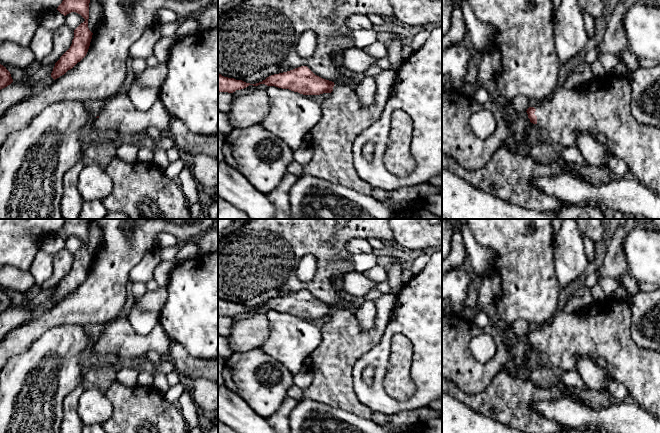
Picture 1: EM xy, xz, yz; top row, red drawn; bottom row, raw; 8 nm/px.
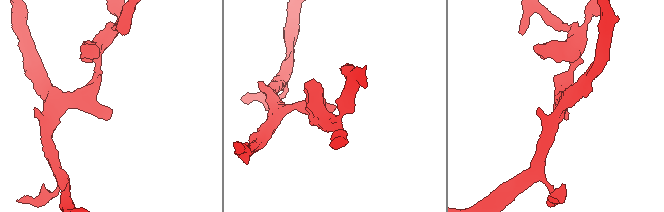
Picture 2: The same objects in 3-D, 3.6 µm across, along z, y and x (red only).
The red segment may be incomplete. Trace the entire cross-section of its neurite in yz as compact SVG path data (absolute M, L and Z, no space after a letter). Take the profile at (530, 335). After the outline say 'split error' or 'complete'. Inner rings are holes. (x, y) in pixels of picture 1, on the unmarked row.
M614 299L595 302L588 311L582 313L568 313L564 310L556 312L549 321L527 333L529 349L539 354L546 354L552 372L576 371L577 361L582 357L590 356L595 364L607 371L610 378L626 386L634 402L660 420L660 352L639 347L634 342L631 337L631 317L628 302Z; split error

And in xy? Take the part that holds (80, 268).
M65 219L57 234L66 240L71 236L80 238L85 245L74 254L70 272L55 287L51 301L55 304L72 293L87 278L93 257L88 252L89 227L92 219Z; complete

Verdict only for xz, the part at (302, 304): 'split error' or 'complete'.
split error

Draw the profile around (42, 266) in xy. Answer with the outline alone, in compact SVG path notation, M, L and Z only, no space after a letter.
M40 250L30 267L30 272L34 277L37 289L46 281L53 273L54 257Z

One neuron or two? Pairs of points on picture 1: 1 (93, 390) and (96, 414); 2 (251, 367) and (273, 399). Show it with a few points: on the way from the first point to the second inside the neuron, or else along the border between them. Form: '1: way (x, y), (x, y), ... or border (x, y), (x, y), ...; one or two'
1: way (93, 396), (93, 406), (95, 408); one
2: way (252, 375), (258, 386), (265, 391); one

